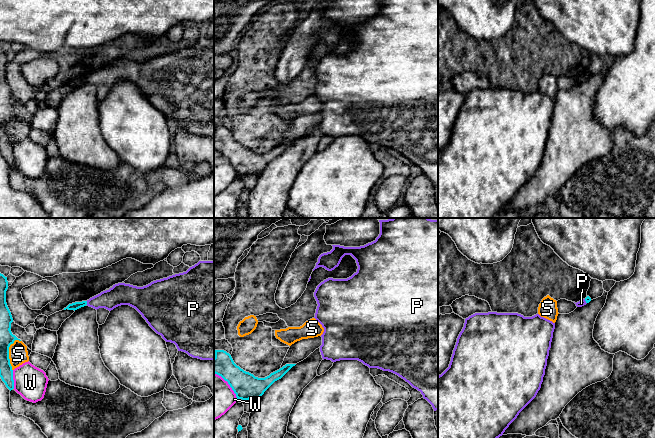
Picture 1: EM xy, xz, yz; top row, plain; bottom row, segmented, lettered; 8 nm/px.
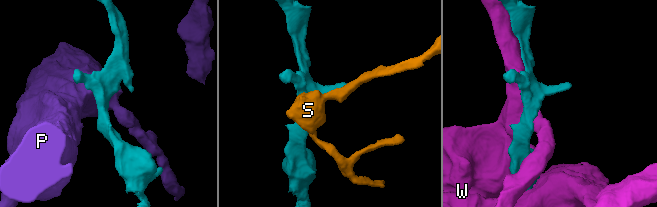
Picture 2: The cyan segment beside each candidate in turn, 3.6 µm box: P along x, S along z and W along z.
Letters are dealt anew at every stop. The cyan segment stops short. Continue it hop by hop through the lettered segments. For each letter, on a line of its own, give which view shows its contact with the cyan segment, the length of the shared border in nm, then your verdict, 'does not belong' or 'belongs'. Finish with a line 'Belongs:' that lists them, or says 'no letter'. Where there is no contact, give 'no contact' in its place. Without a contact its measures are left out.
P: contact in xy; length 30 nm; does not belong
S: contact in xy; length 260 nm; does not belong
W: contact in xy; length 150 nm; does not belong
Belongs: no letter

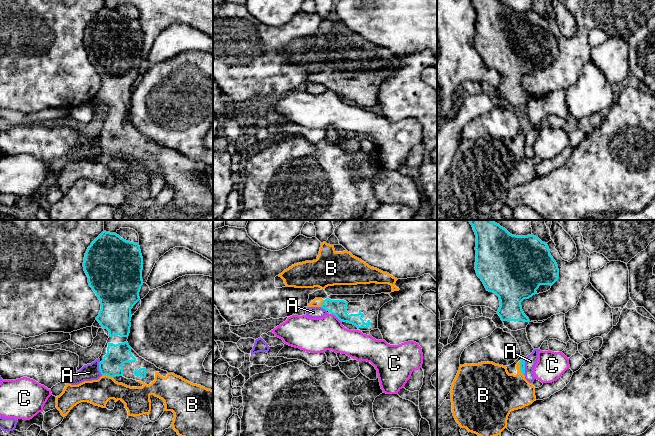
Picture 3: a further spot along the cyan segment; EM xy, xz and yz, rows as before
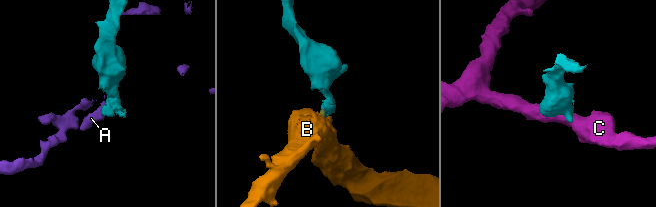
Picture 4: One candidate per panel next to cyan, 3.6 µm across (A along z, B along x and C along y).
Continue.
A: contact in yz; length 110 nm; does not belong
B: contact in yz; length 120 nm; belongs
C: contact in xz; length 120 nm; does not belong
Belongs: B

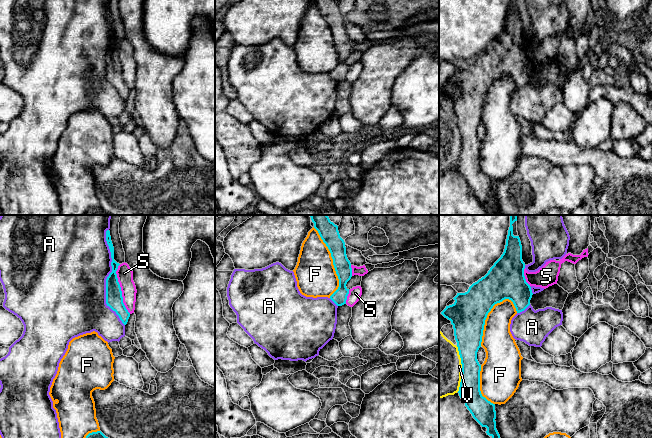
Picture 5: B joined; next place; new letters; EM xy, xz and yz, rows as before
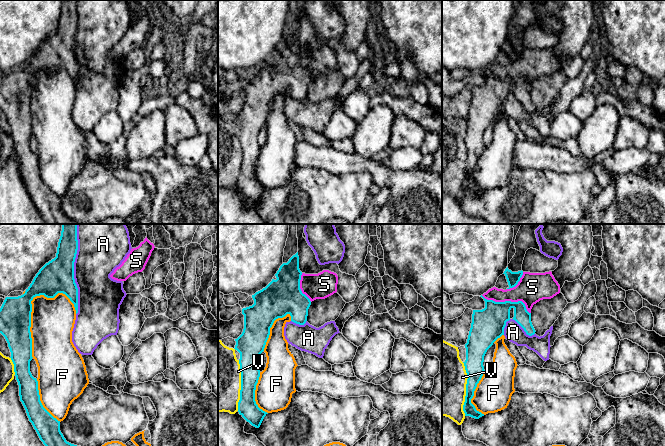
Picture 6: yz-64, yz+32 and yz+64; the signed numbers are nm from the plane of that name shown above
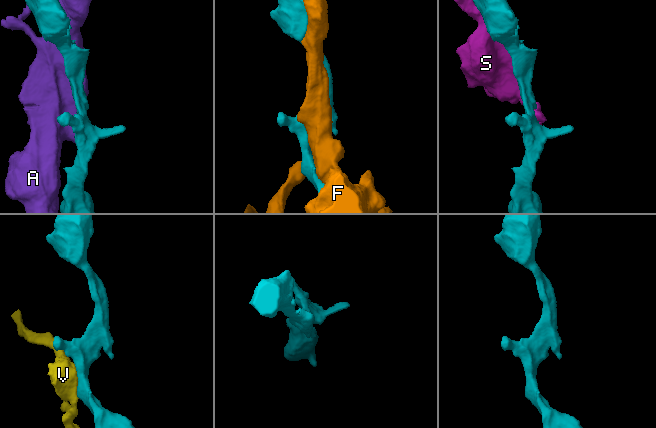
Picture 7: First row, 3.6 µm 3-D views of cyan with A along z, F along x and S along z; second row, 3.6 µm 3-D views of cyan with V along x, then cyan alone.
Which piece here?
A: contact in xy; length 800 nm; does not belong
F: contact in xz; length 600 nm; does not belong
S: contact in xy; length 400 nm; does not belong
V: contact in yz; length 360 nm; does not belong
Belongs: no letter

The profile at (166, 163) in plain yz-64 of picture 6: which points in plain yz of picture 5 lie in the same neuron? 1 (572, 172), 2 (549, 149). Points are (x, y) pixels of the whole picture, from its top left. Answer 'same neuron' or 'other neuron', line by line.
1: other neuron
2: same neuron

